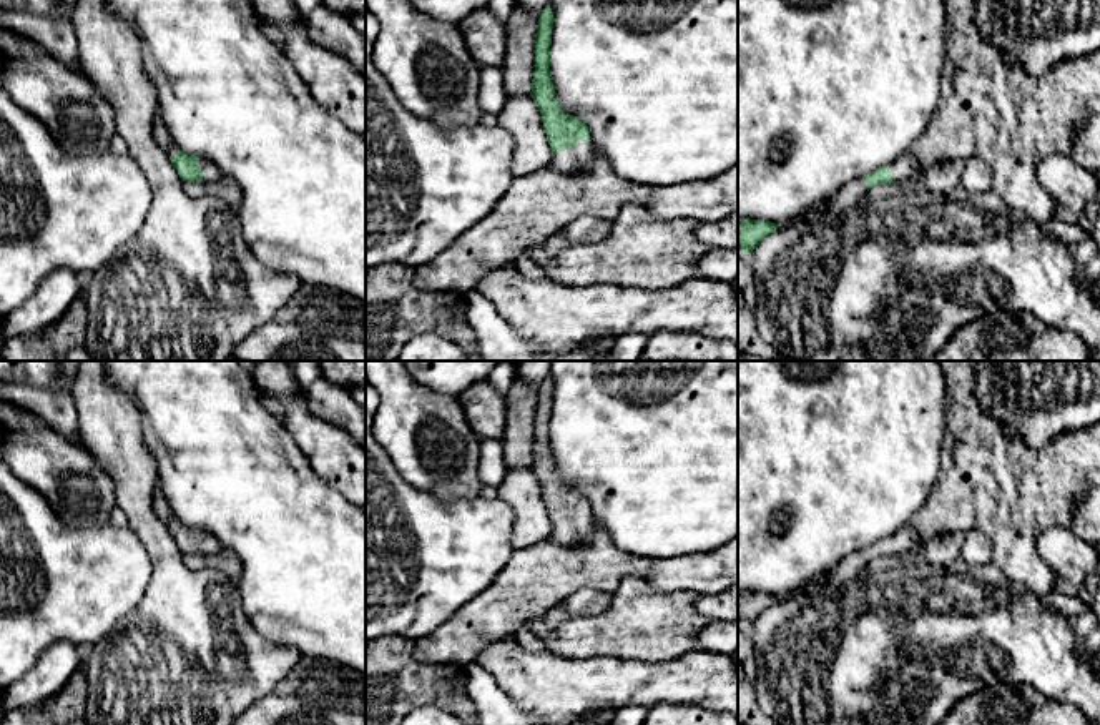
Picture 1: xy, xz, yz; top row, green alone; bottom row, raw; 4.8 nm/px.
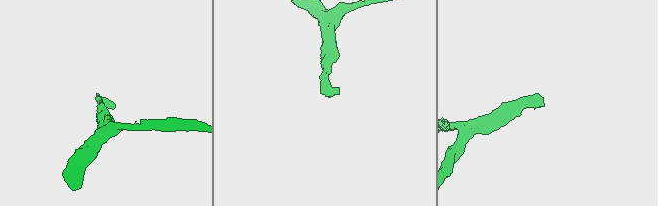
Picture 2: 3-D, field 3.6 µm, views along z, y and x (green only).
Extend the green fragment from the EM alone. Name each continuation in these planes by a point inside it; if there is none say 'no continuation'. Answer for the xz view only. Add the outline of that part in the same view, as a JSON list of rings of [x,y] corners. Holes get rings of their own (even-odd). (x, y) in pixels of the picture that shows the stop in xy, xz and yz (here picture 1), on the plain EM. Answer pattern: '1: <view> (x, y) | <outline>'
1: xz (579, 531) | [[[578,514],[565,524],[553,525],[548,539],[560,545],[588,545],[595,529],[592,514]]]

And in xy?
1: xy (211, 546) | [[[198,529],[198,534],[199,534],[199,540],[203,544],[204,555],[214,555],[214,554],[221,552],[223,547],[214,535],[211,535],[209,532],[201,530],[201,529]]]

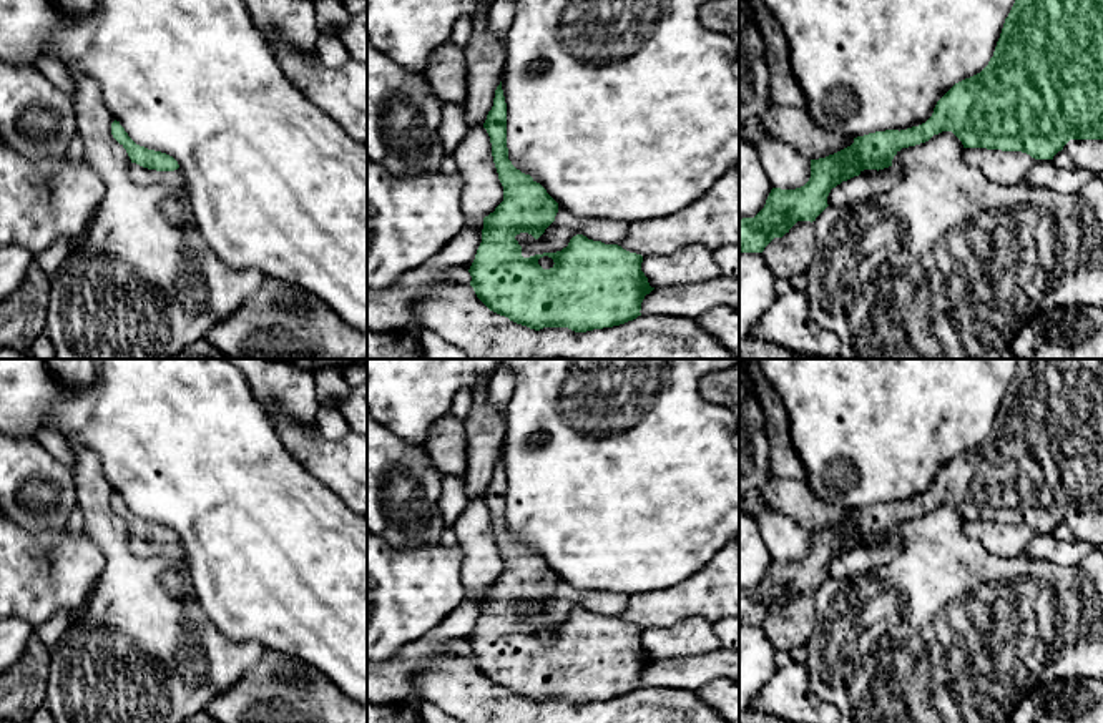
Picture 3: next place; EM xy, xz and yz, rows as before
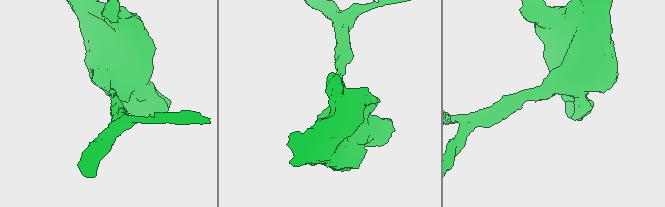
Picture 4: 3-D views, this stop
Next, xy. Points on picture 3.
no continuation

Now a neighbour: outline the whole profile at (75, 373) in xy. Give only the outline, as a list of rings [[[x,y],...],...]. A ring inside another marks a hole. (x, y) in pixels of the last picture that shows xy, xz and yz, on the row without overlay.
[[[45,359],[53,376],[71,389],[85,389],[95,382],[93,359]]]

